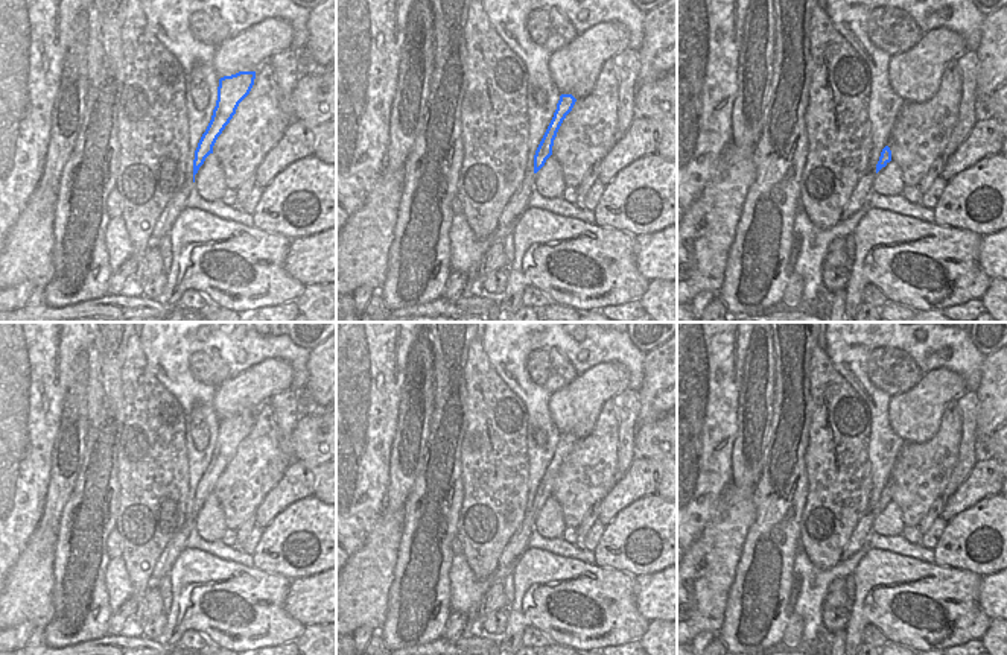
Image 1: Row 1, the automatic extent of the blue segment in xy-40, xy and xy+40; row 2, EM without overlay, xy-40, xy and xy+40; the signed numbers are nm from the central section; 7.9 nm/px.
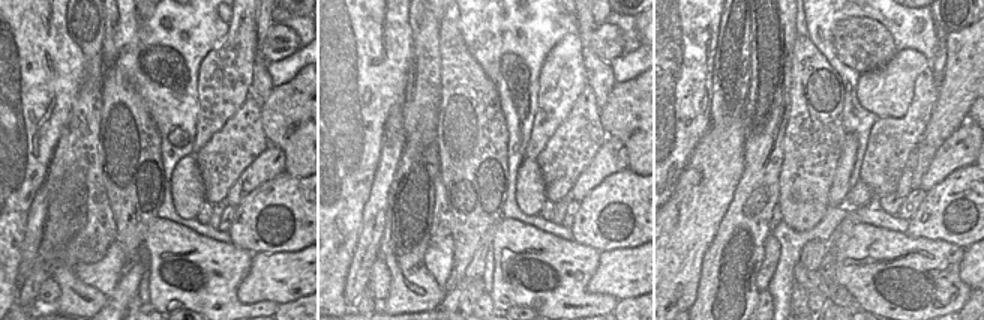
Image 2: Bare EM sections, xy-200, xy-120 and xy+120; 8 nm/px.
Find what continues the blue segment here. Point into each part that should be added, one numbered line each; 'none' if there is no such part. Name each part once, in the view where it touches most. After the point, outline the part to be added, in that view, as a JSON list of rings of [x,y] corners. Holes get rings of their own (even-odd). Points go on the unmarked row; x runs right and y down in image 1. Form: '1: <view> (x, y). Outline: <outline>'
1: xy (517, 544). Outline: [[[526,505],[523,521],[504,549],[497,562],[497,568],[505,568],[511,564],[514,565],[522,553],[528,549],[528,538],[534,530],[534,518],[534,505],[531,508]]]

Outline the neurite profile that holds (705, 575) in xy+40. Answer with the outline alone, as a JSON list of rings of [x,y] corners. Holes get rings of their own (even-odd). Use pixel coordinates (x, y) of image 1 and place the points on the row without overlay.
[[[726,485],[713,517],[677,564],[677,646],[691,643],[704,631],[715,635],[720,632],[729,590],[735,581],[735,568],[753,521],[753,488]]]

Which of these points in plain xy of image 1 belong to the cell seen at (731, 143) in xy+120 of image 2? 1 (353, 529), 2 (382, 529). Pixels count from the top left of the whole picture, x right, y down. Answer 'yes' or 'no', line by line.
1: no
2: yes

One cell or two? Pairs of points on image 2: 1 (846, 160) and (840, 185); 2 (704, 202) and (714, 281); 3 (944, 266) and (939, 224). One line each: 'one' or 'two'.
1: one
2: two
3: two

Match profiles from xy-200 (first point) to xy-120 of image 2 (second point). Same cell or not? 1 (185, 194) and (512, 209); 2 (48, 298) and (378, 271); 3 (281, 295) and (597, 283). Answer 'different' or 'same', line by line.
1: different
2: same
3: same

